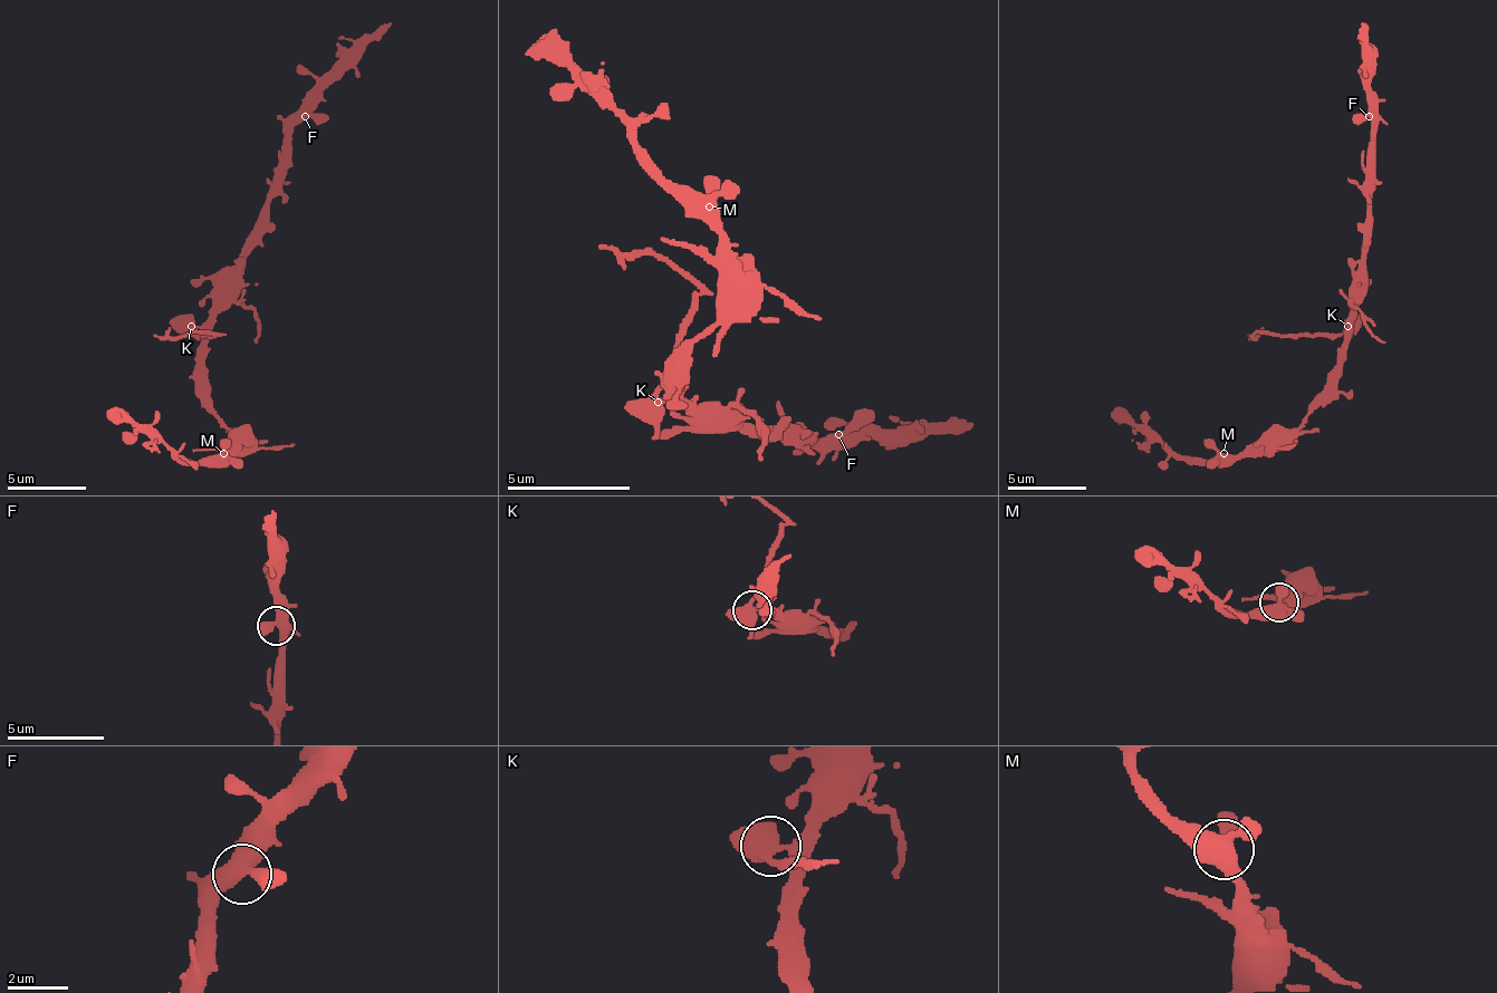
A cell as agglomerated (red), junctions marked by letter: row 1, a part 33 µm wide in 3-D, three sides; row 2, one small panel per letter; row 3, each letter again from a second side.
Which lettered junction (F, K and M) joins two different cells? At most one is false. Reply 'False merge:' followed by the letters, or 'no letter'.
False merge: K

